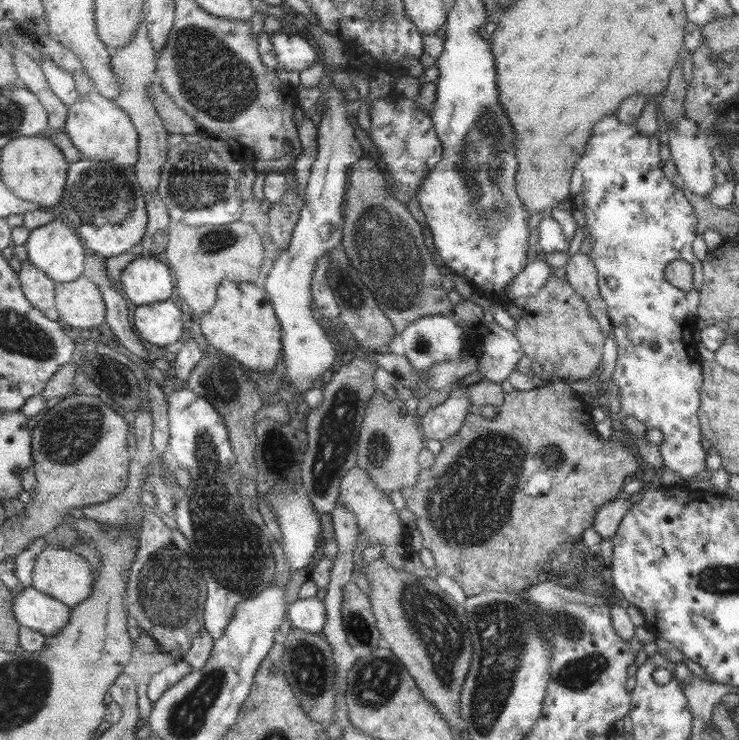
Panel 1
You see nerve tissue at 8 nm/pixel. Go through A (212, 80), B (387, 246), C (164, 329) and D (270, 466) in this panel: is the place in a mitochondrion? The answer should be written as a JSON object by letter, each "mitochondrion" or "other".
{"A":"mitochondrion","B":"mitochondrion","C":"other","D":"mitochondrion"}

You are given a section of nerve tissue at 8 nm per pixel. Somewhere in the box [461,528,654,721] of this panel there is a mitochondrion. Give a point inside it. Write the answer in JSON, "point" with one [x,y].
{"point":[584,667]}

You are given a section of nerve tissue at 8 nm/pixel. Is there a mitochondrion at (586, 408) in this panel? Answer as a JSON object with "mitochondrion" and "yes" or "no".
{"mitochondrion":"no"}

